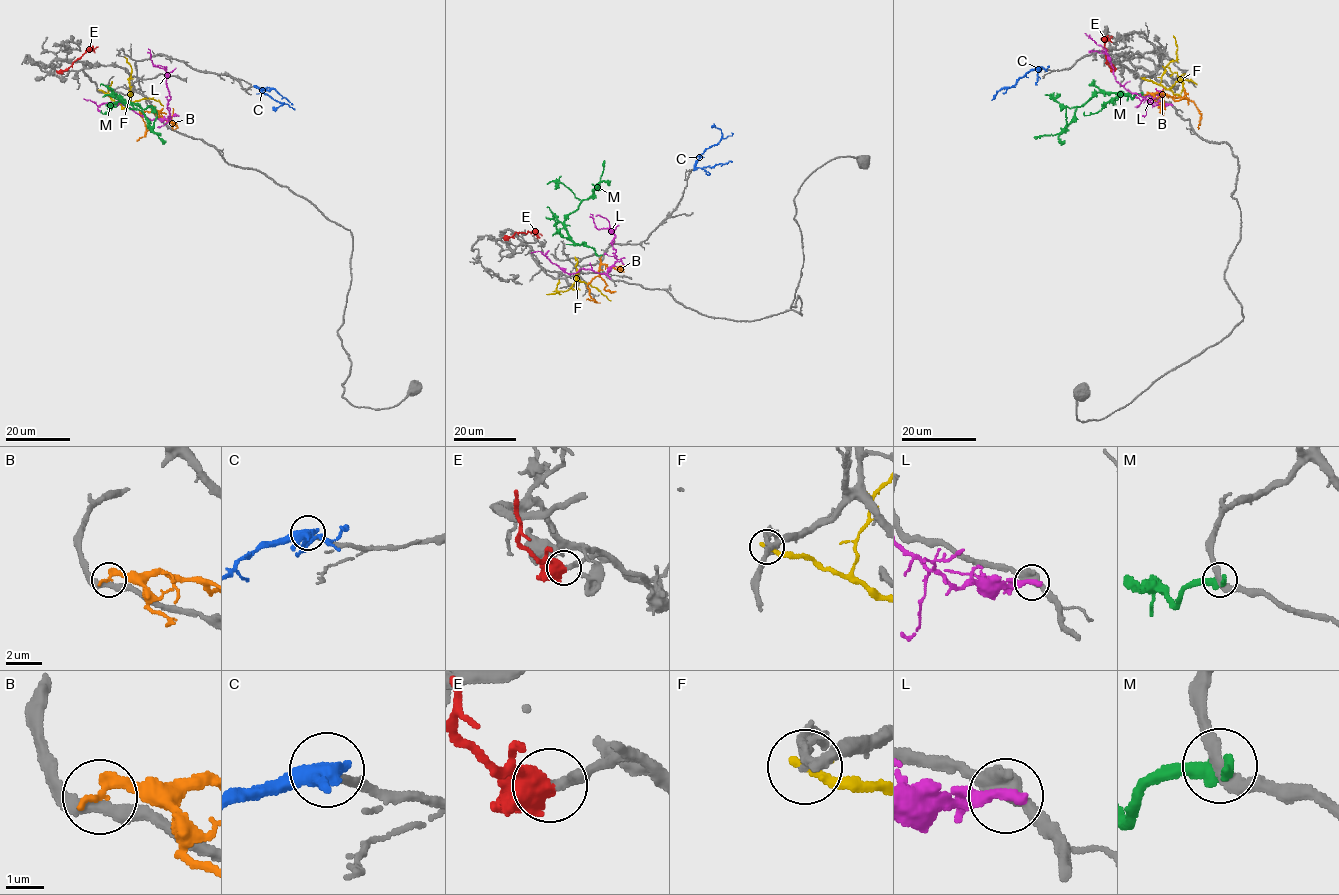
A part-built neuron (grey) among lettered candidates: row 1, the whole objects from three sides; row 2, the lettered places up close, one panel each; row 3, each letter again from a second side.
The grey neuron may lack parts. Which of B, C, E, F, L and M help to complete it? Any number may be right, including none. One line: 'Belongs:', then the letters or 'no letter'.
Belongs: C, E

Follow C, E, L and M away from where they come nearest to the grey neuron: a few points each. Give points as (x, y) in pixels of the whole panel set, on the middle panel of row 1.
C: (693, 169), (699, 156), (721, 137), (721, 130), (713, 123)
E: (507, 240), (516, 232), (542, 235)
L: (608, 277), (607, 270), (617, 258), (613, 245), (615, 235), (607, 228), (596, 227), (590, 213)
M: (597, 255), (590, 247), (577, 244), (570, 238), (565, 220), (591, 195), (600, 181), (604, 160)

